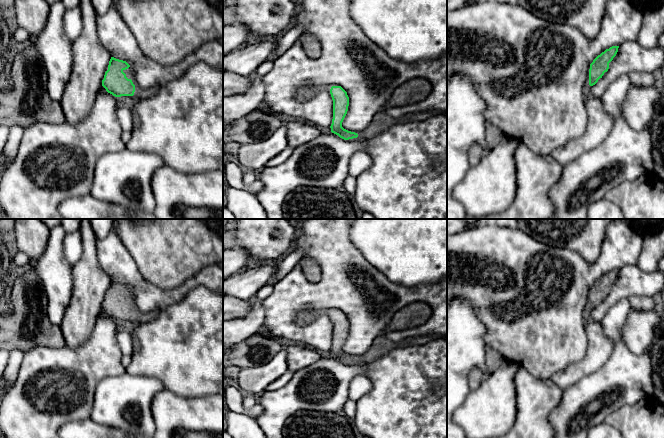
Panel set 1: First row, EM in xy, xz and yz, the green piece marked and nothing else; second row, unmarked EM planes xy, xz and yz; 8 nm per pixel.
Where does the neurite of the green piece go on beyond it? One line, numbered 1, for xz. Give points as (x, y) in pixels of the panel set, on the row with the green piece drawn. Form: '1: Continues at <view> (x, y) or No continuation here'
1: Continues at xz (380, 123)

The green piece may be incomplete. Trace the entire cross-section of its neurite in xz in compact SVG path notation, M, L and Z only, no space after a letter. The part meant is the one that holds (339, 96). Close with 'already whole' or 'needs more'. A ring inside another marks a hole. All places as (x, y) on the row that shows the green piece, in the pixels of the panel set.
M332 86L330 89L330 94L333 100L333 119L330 126L331 132L338 135L344 140L349 140L357 137L367 140L384 132L386 129L397 123L422 121L429 117L442 114L440 111L427 111L421 113L410 113L400 119L394 119L381 113L371 121L369 126L364 131L357 134L342 127L342 122L347 114L349 106L349 97L347 95L347 92L341 86Z; needs more

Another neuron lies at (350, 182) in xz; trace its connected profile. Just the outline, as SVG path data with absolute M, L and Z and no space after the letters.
M348 175L348 177L344 181L343 186L345 188L345 192L349 196L354 196L356 192L356 178Z

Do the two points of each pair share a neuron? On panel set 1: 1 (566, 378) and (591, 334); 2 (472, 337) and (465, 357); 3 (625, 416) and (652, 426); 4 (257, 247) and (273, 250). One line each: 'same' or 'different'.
1: same
2: same
3: same
4: same

